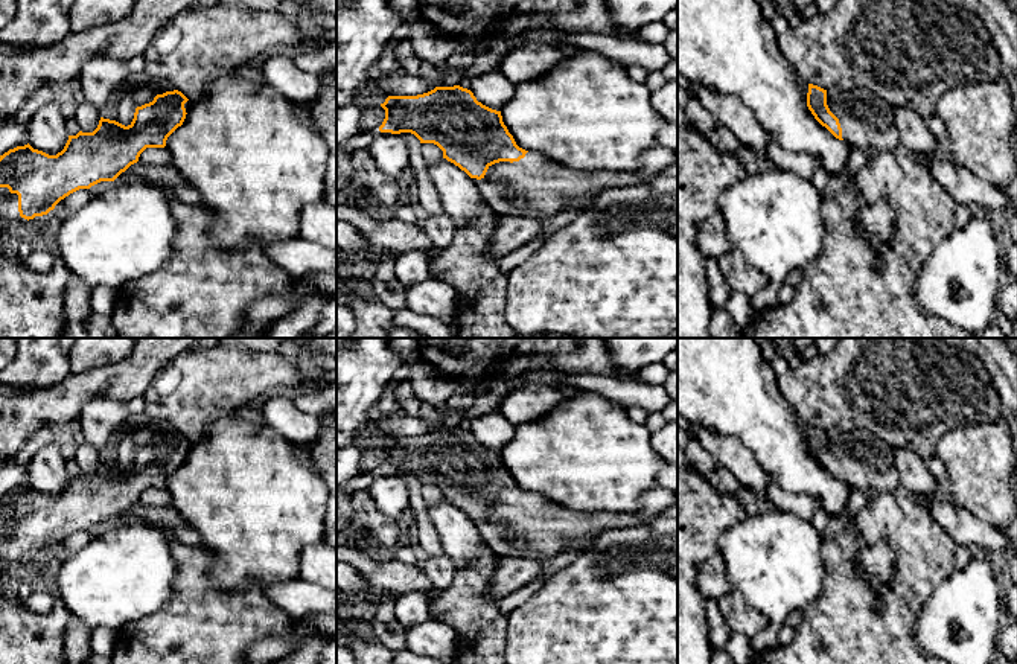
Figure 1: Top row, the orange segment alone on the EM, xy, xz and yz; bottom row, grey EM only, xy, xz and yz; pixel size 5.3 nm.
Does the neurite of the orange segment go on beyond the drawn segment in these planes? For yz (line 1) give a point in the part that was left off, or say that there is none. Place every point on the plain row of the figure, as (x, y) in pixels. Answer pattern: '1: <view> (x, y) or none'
1: yz (867, 462)

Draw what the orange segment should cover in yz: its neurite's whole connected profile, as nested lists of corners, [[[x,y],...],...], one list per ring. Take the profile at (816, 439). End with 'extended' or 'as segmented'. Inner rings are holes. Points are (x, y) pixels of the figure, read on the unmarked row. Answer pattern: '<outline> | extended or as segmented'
[[[808,425],[807,448],[822,468],[851,490],[878,495],[900,487],[894,448],[869,431],[827,433]]] | extended

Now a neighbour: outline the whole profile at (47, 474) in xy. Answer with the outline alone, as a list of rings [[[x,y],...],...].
[[[58,443],[41,448],[29,461],[29,486],[49,496],[61,493],[69,481]]]

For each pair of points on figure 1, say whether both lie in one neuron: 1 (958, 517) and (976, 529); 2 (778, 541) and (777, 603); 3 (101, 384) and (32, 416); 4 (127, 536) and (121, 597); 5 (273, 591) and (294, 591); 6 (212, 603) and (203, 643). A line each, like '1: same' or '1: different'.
1: same
2: same
3: same
4: same
5: same
6: same

